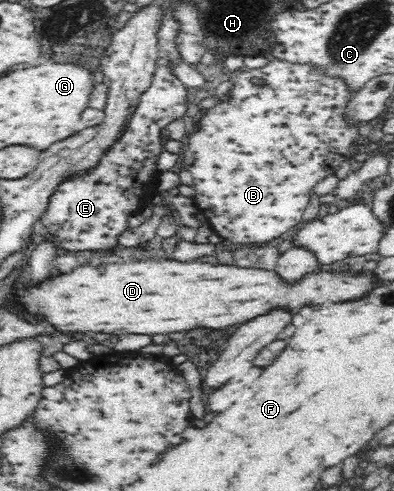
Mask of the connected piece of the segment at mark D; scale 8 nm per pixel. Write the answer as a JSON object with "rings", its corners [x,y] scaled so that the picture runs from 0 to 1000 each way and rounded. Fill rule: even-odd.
{"rings":[[[350,532],[350,536],[279,536],[249,544],[198,544],[183,556],[132,564],[112,572],[102,585],[71,589],[51,617],[61,633],[76,642],[96,637],[107,650],[132,658],[152,674],[183,678],[279,678],[279,682],[421,682],[447,674],[482,674],[497,666],[533,666],[533,670],[574,670],[599,658],[624,658],[650,650],[655,642],[685,637],[690,629],[731,629],[736,637],[756,637],[761,625],[797,625],[797,621],[843,621],[919,609],[959,580],[959,568],[929,556],[858,556],[858,552],[812,552],[766,564],[751,576],[726,576],[701,552],[675,548],[624,548],[624,544],[589,544],[589,540],[533,540],[533,536],[462,536],[462,532]]]}

